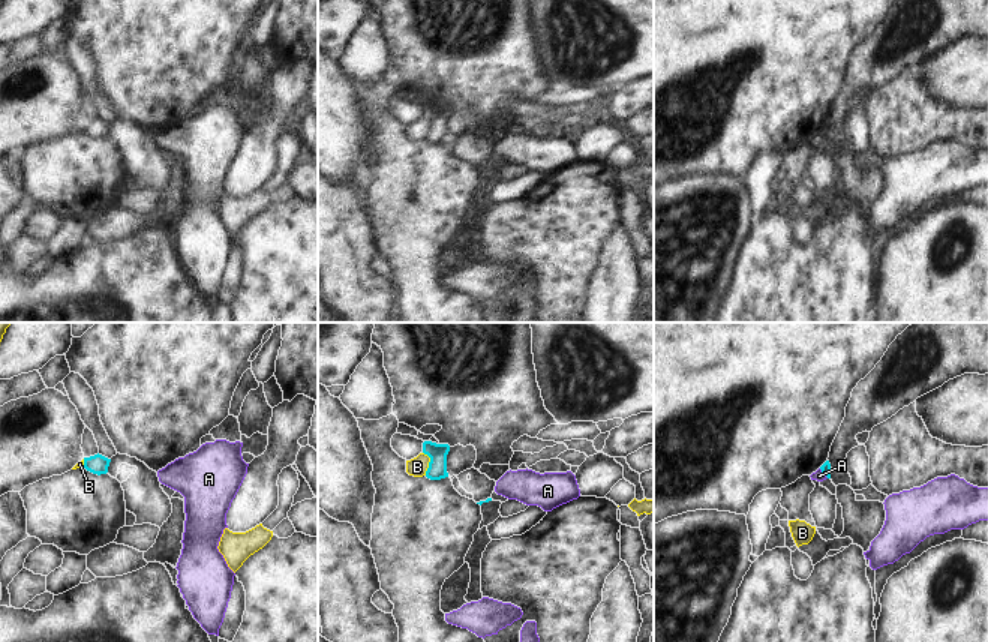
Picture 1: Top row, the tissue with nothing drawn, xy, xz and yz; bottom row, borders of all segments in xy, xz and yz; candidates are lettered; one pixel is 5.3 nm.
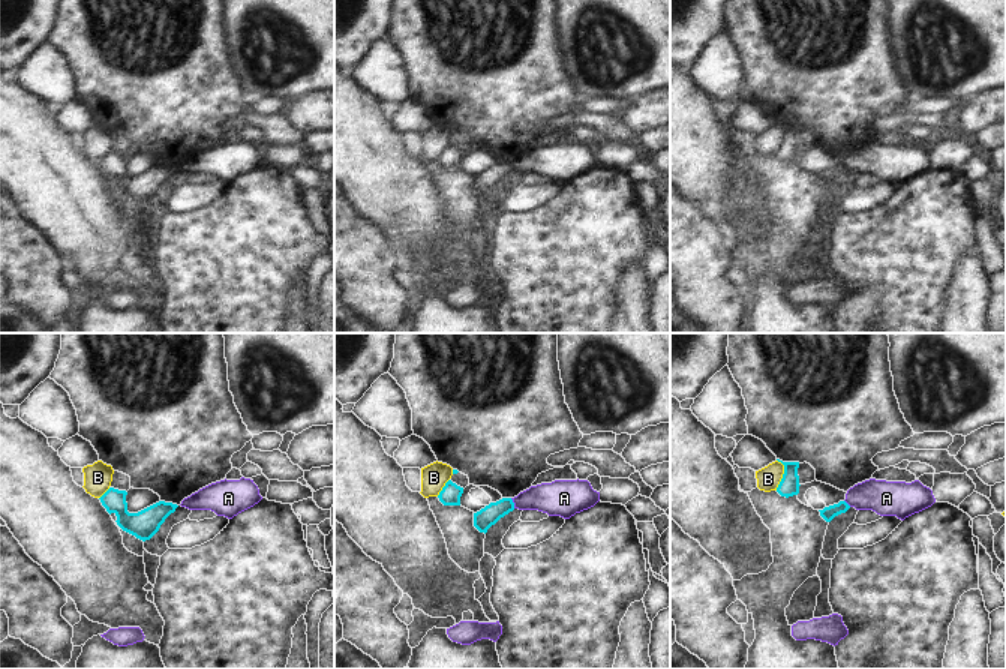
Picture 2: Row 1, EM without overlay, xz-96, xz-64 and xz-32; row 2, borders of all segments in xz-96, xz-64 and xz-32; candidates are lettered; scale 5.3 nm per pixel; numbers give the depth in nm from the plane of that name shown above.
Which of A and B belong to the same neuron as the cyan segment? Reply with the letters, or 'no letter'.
no letter

